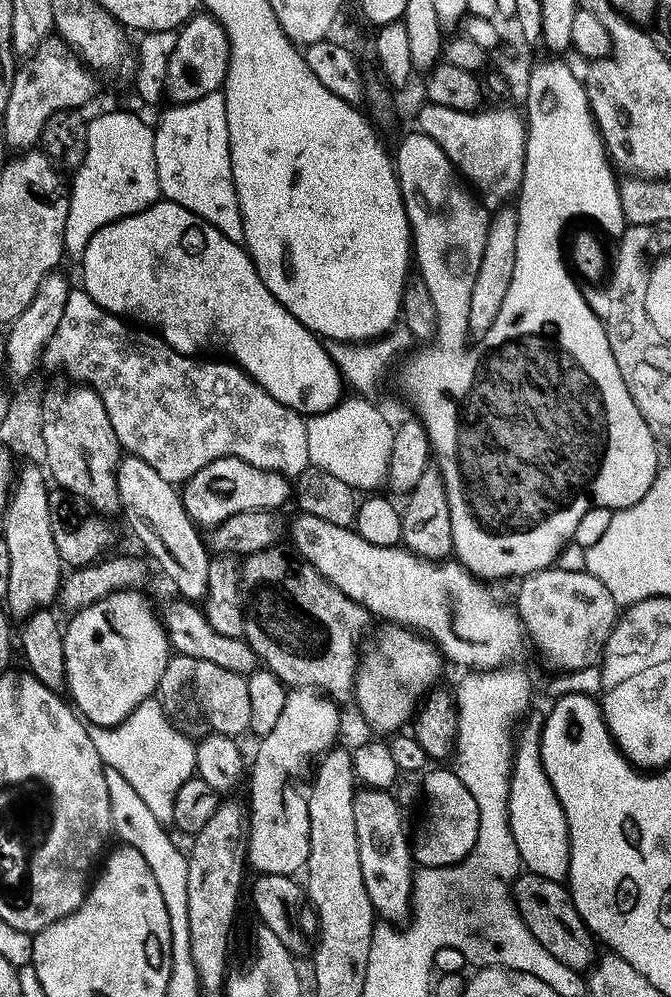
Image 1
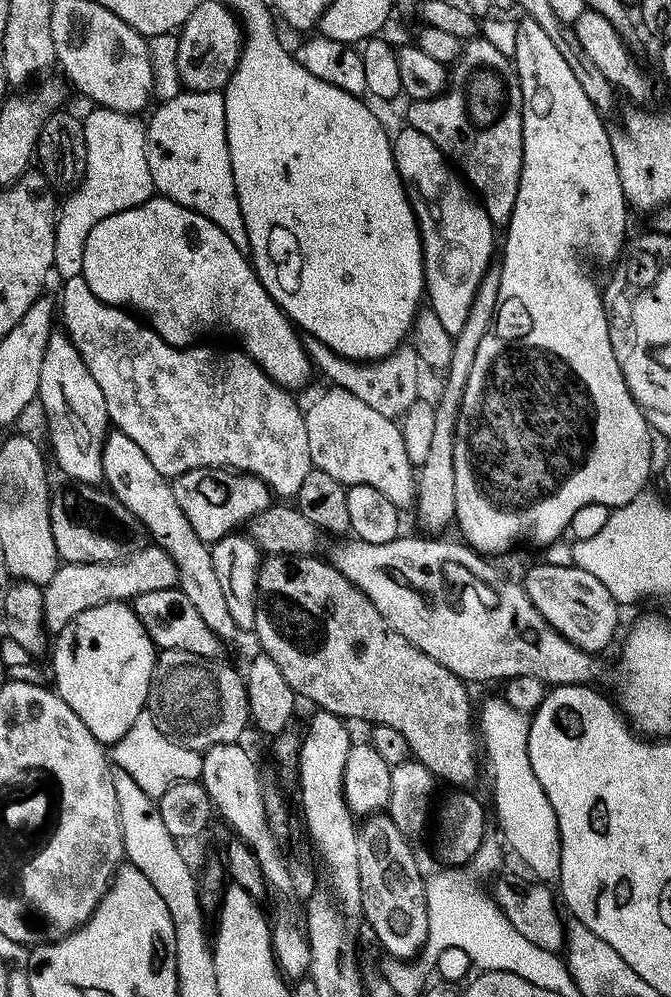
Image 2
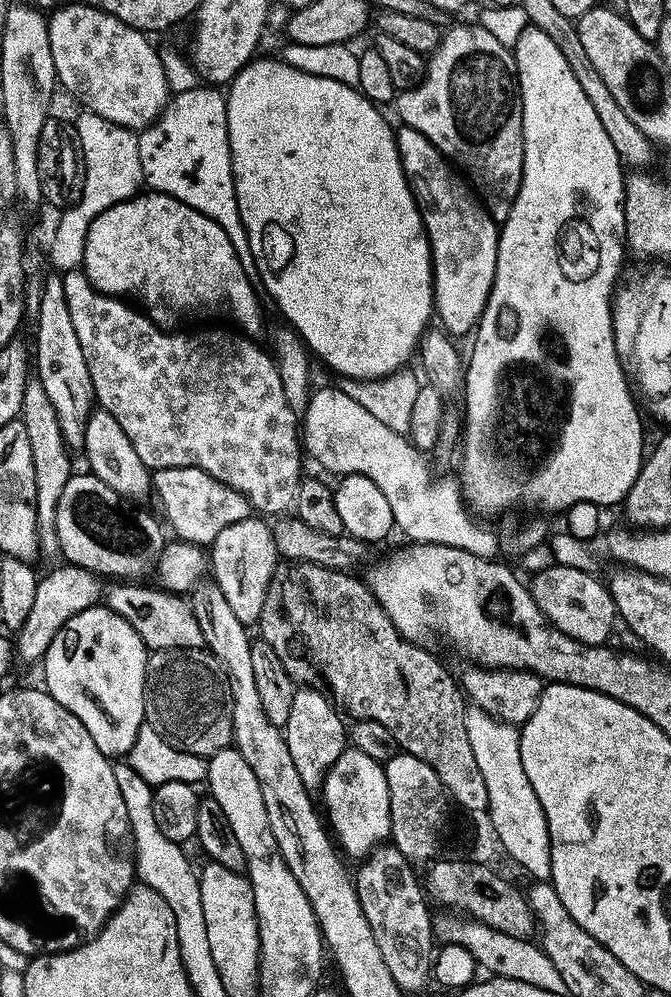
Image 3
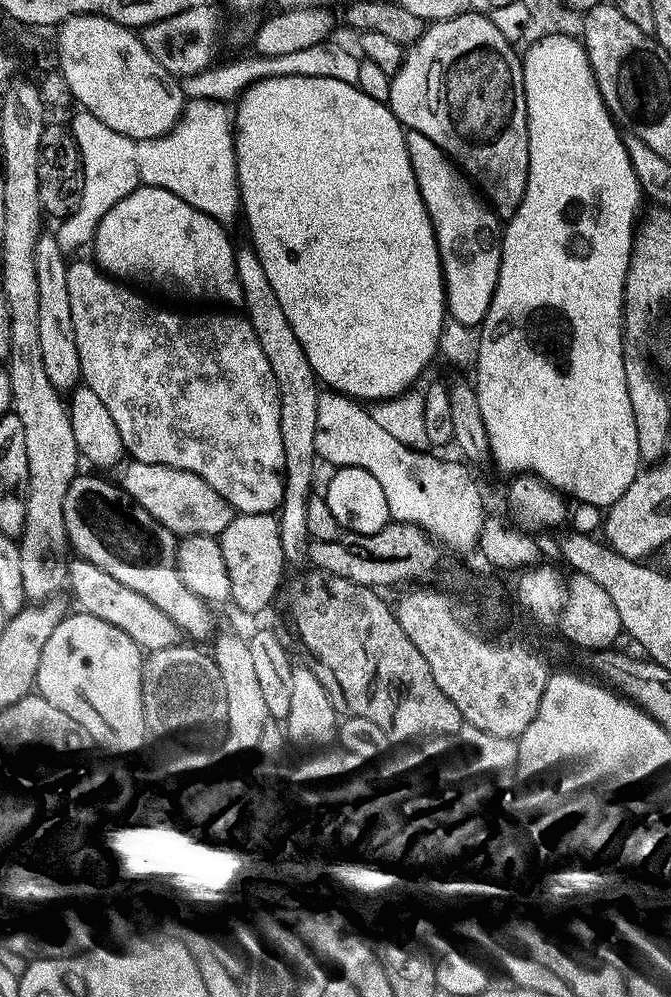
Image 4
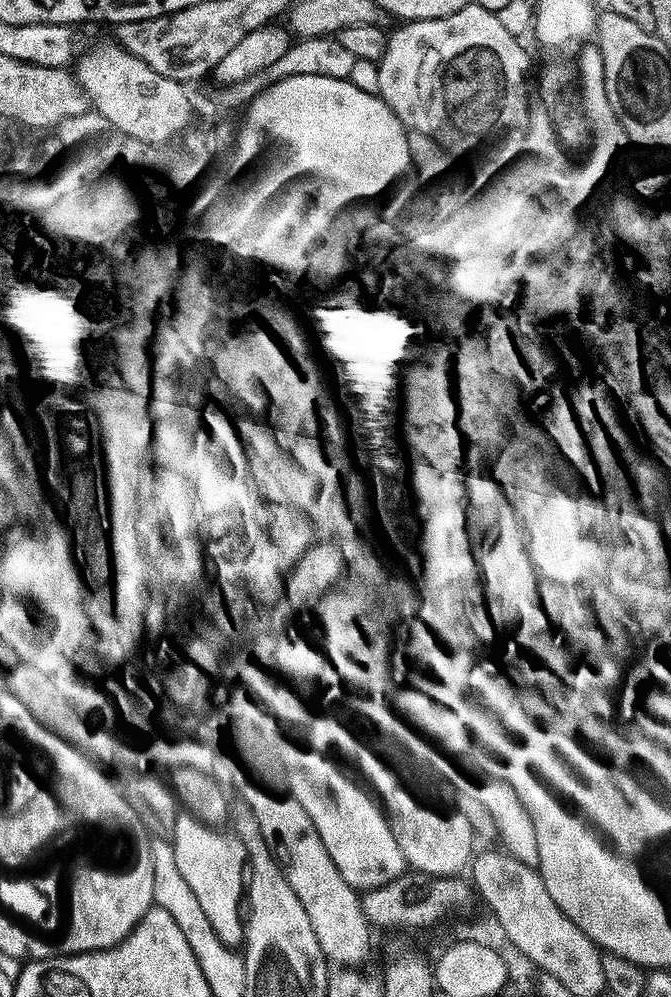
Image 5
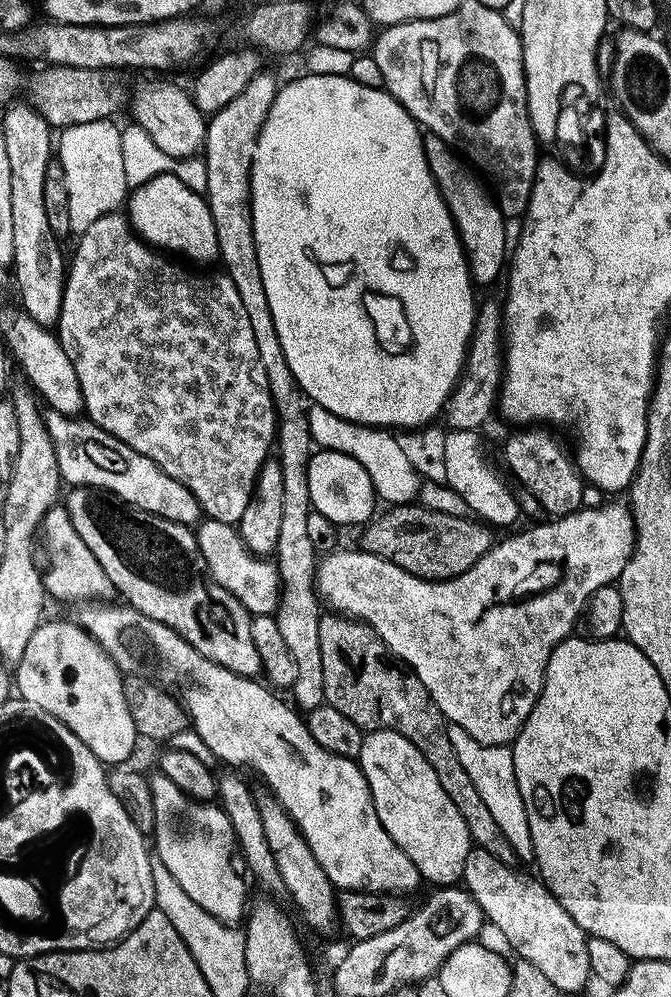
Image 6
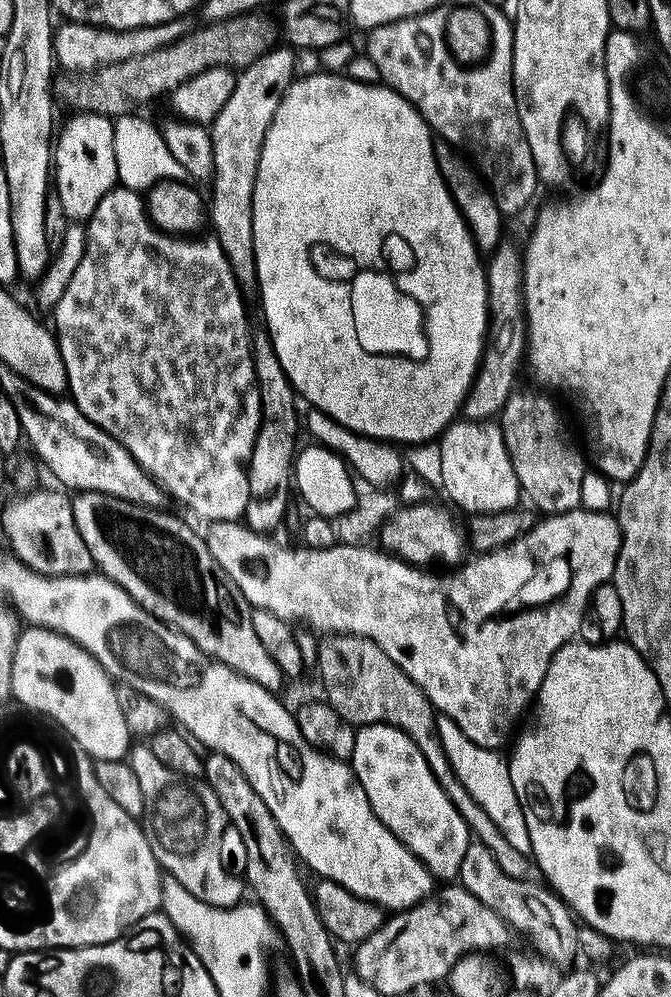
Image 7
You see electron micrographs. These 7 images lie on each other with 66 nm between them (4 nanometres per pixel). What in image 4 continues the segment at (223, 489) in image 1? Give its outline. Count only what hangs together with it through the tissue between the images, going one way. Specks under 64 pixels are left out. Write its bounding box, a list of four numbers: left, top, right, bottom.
[120,461,234,538]

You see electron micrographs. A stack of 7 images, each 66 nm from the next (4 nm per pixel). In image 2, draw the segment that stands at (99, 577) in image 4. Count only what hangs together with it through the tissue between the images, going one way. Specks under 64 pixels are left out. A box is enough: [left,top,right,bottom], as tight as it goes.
[131,586,225,660]

